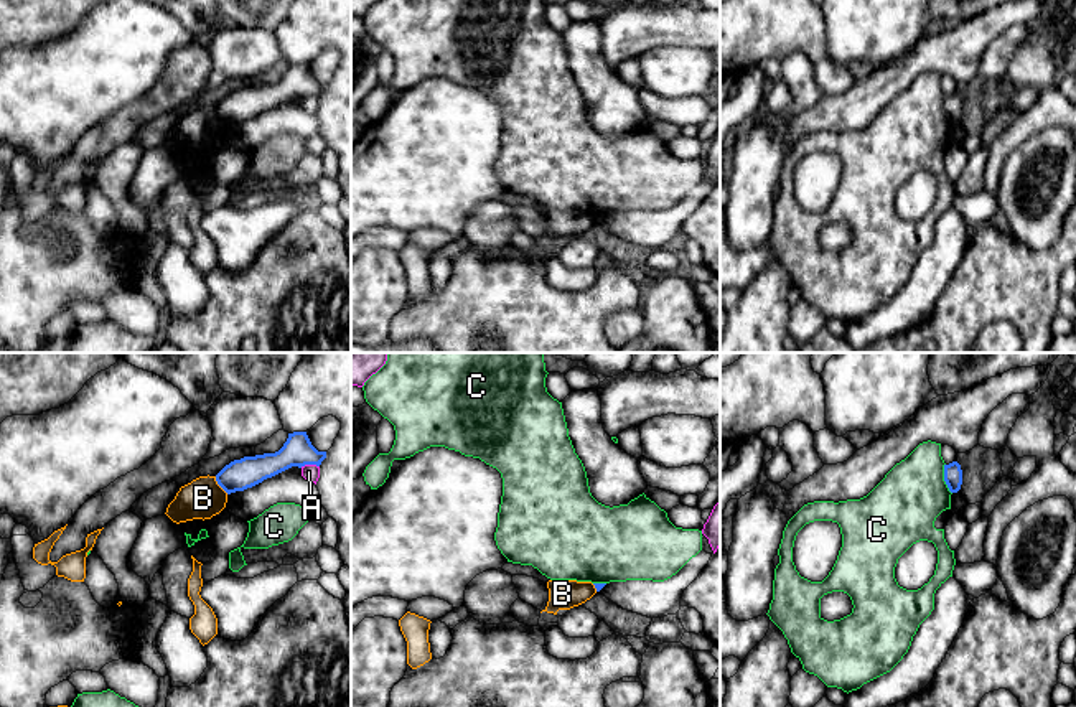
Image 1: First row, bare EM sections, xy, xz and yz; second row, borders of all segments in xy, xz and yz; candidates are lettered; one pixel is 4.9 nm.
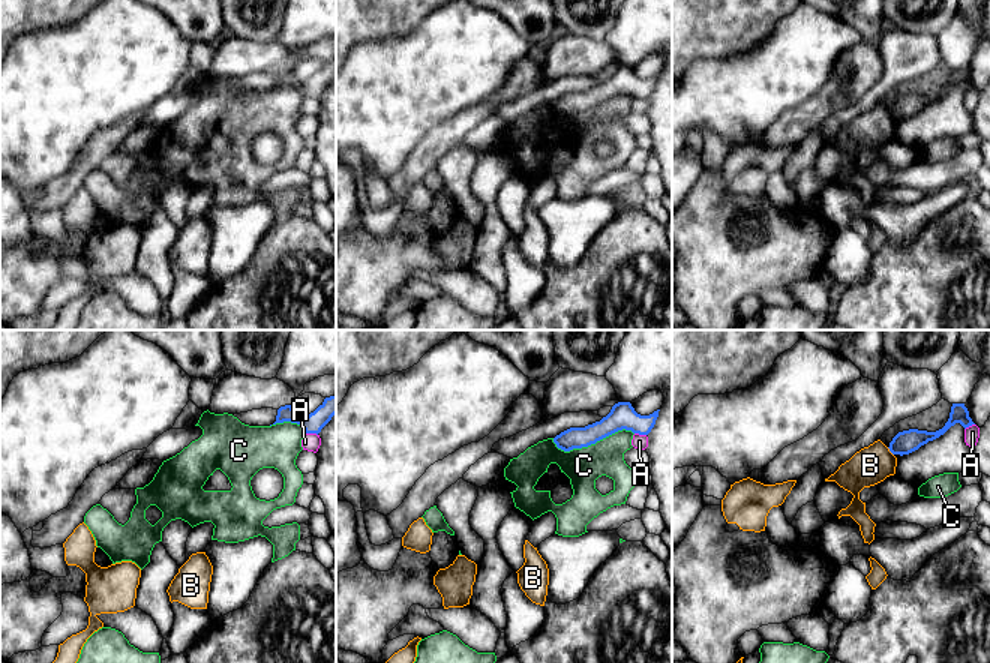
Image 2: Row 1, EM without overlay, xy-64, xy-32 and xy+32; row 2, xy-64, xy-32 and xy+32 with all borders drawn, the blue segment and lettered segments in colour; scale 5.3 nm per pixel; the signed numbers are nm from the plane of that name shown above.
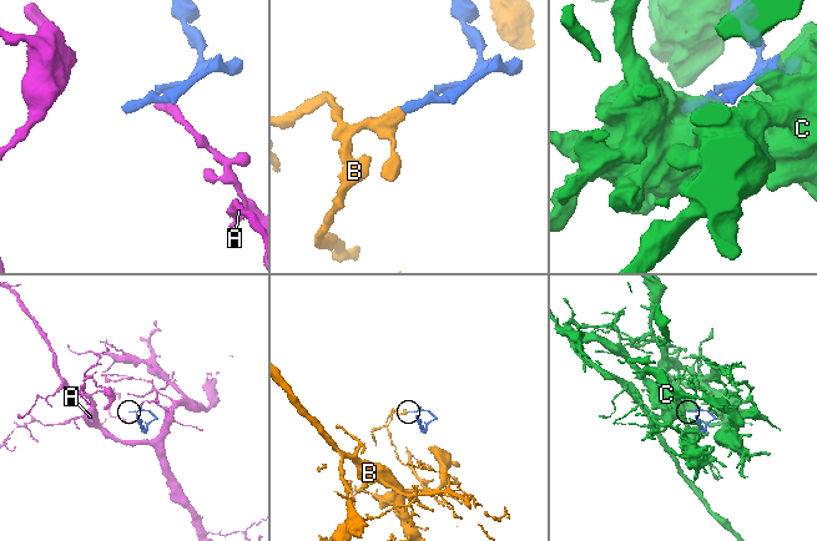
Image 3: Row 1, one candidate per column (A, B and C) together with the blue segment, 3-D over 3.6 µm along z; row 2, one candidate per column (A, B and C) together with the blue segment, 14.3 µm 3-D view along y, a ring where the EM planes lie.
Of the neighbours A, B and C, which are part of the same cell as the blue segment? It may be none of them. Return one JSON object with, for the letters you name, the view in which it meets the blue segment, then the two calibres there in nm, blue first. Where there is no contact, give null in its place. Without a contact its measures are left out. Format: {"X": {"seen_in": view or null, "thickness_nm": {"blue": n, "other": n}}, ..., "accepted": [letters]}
{"accepted": []}

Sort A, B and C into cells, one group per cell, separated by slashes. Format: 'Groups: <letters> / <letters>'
Groups: A / B / C

